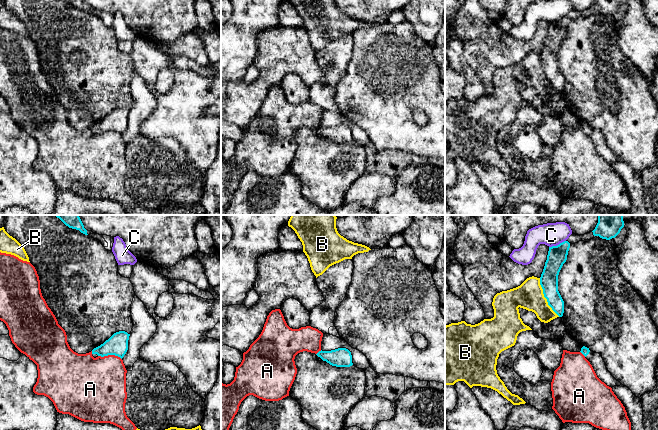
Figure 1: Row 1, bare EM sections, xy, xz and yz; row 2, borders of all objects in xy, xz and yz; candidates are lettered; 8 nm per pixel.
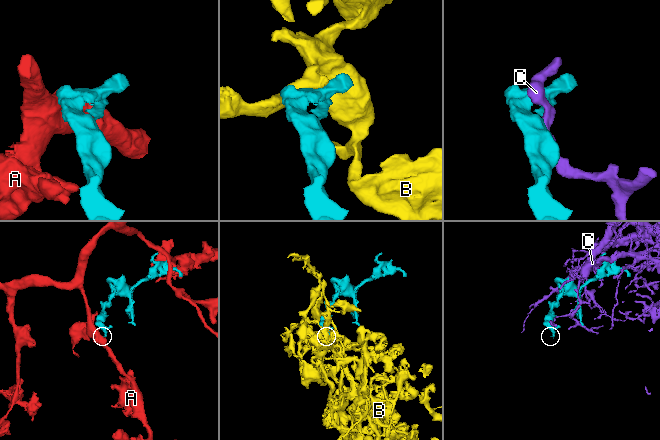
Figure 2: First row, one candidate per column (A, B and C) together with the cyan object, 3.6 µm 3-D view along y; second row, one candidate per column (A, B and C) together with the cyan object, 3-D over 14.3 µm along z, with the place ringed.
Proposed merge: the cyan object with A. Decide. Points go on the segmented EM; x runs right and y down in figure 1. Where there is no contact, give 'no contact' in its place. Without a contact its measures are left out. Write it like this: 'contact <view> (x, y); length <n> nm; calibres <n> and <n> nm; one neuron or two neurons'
contact xy (110, 354); length 190 nm; calibres 170 and 420 nm; two neurons

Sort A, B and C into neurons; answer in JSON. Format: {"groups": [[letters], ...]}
{"groups": [["A"], ["B"], ["C"]]}

